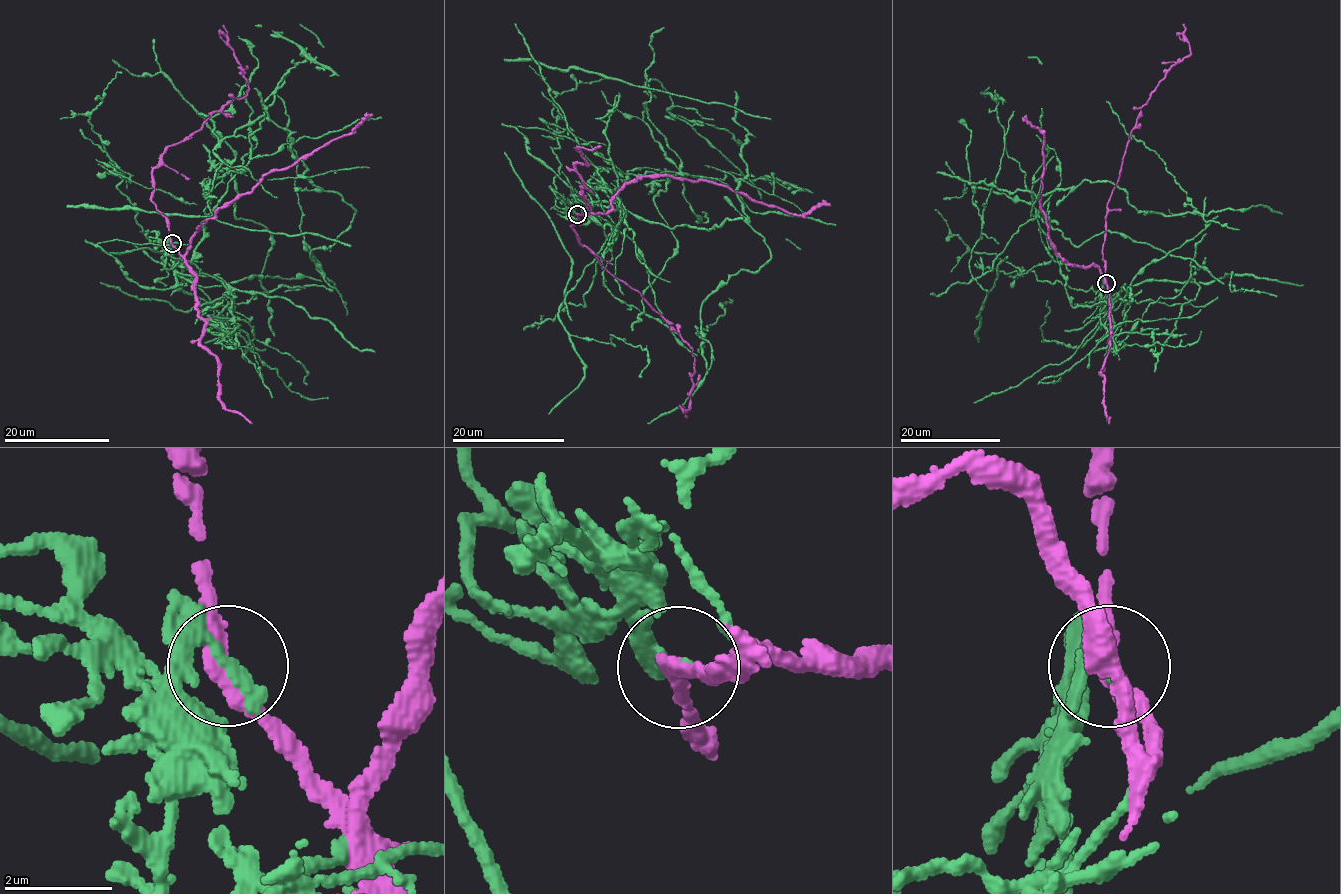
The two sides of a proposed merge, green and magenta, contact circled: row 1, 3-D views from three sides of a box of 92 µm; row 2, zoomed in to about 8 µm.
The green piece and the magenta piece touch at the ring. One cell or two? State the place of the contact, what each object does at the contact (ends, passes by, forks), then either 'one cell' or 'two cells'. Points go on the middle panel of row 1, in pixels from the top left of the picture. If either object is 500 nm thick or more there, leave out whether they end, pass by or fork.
at (577, 214); green ends there; magenta passes by; two cells

